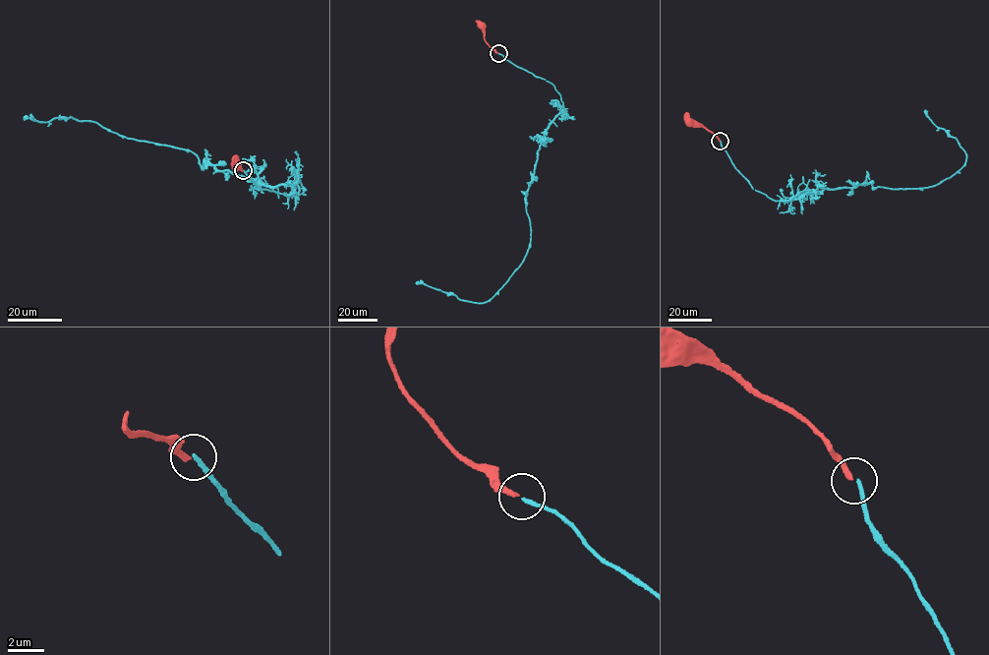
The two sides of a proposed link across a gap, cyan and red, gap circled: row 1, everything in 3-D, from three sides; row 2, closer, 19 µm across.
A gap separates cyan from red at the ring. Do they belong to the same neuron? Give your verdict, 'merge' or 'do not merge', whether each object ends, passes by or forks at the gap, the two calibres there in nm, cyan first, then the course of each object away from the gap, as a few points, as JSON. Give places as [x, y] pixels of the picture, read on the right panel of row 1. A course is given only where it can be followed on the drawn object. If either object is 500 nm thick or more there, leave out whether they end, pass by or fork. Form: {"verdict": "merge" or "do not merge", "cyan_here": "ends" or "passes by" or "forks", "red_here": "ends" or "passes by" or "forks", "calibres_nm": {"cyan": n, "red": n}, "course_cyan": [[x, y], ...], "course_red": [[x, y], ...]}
{"verdict": "do not merge", "cyan_here": "ends", "red_here": "ends", "calibres_nm": {"cyan": 240, "red": 280}, "course_cyan": [[720, 141], [752, 188], [775, 201], [864, 183], [924, 188], [958, 172], [966, 157], [958, 141], [924, 110]], "course_red": [[720, 141], [713, 133], [690, 121]]}

